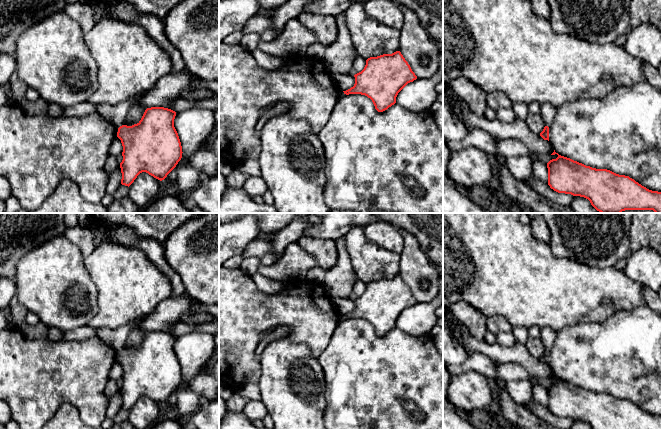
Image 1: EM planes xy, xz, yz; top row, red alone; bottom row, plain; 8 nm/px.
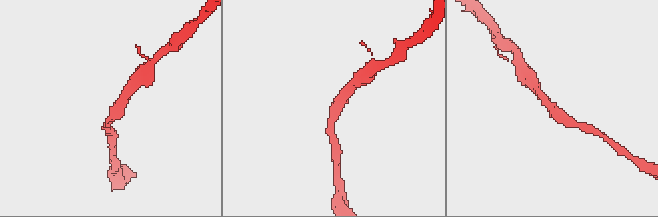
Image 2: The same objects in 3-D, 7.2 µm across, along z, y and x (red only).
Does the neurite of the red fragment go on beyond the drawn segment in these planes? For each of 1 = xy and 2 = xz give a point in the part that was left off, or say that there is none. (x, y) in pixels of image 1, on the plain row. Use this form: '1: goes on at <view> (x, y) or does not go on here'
1: does not go on here
2: does not go on here

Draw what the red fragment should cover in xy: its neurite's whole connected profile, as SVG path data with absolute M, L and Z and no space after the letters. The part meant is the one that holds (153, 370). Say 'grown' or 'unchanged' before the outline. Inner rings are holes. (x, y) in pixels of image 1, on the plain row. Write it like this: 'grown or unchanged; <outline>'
unchanged; M164 331L147 332L141 344L132 350L122 349L117 361L123 370L123 384L120 387L121 408L130 410L137 400L146 396L162 405L176 391L182 382L182 370L174 351L176 336Z

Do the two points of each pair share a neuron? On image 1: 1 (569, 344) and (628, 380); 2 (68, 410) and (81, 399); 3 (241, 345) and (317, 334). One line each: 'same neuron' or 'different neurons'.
1: same neuron
2: different neurons
3: same neuron

